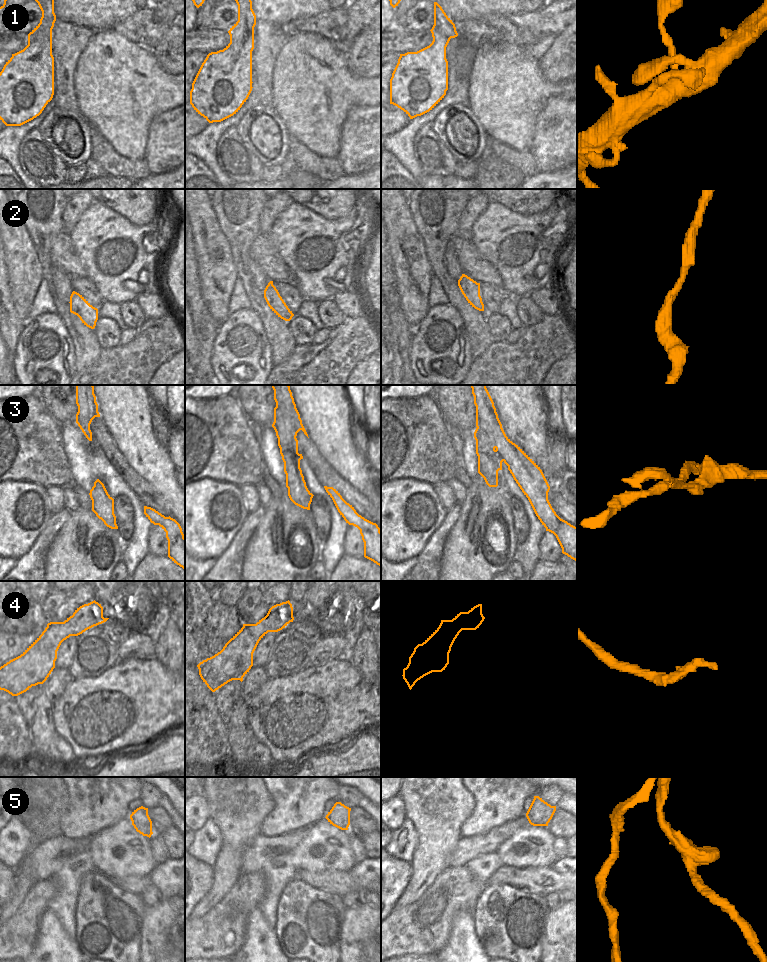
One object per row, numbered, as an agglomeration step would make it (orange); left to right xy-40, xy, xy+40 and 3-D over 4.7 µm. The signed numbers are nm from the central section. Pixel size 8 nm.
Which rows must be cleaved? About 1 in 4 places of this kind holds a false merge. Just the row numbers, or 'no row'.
3

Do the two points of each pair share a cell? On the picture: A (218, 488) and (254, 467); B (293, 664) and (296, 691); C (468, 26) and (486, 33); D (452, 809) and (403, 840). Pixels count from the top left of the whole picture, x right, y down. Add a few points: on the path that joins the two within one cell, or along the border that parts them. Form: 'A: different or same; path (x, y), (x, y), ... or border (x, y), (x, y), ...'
A: different; border (205, 478), (230, 482), (239, 487)
B: different; border (309, 666), (291, 675), (271, 678)
C: same; path (472, 30), (482, 32)
D: different; border (406, 817), (417, 833), (417, 846), (412, 855)

